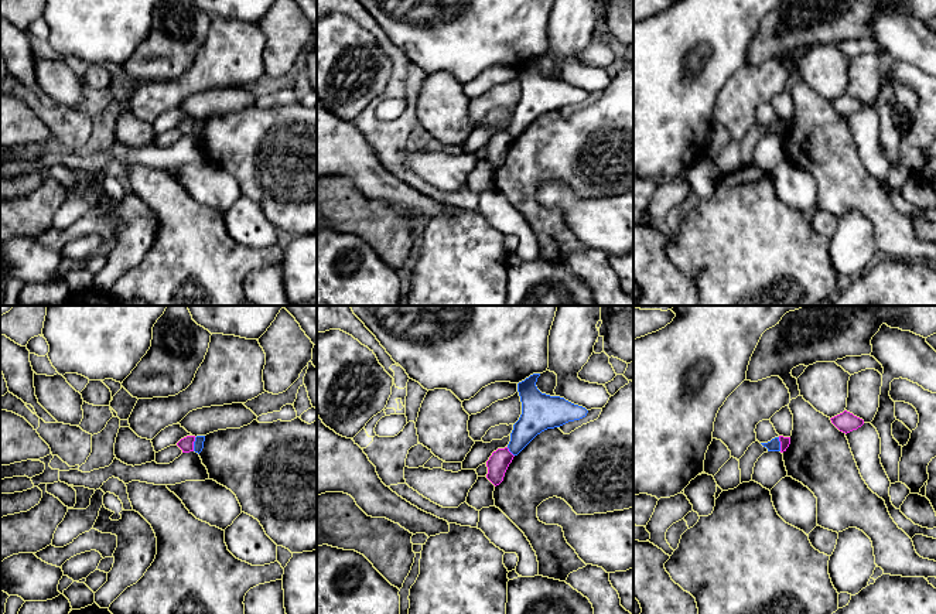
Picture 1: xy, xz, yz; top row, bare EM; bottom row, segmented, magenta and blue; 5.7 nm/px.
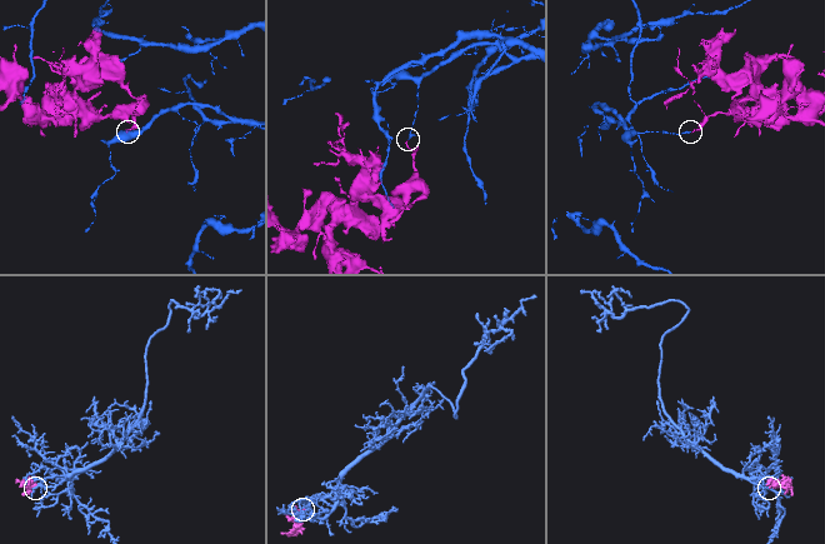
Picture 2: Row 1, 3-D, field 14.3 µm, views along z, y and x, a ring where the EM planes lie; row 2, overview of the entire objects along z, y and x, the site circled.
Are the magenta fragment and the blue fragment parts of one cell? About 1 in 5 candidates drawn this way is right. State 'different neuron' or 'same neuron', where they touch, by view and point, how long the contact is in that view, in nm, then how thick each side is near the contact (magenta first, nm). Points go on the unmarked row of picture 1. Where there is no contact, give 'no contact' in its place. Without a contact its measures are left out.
different neuron | xy (192, 128) | 80 nm | 80/60 nm

